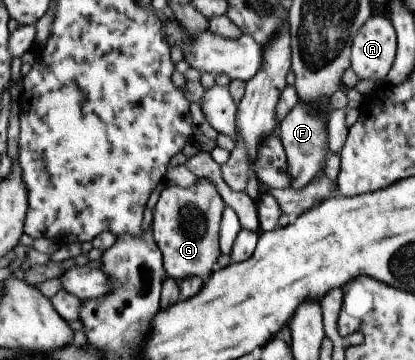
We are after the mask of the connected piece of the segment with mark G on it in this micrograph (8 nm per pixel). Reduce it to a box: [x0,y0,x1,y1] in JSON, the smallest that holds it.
[149,177,225,282]

